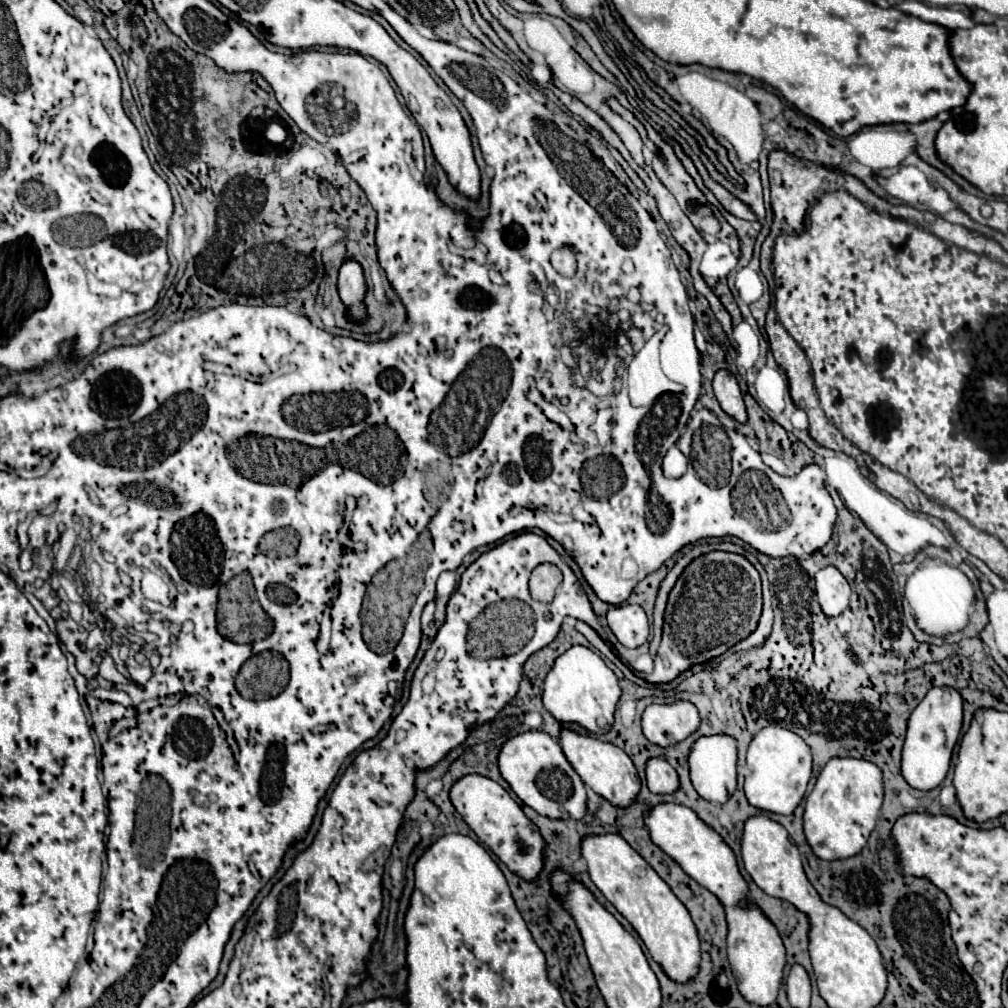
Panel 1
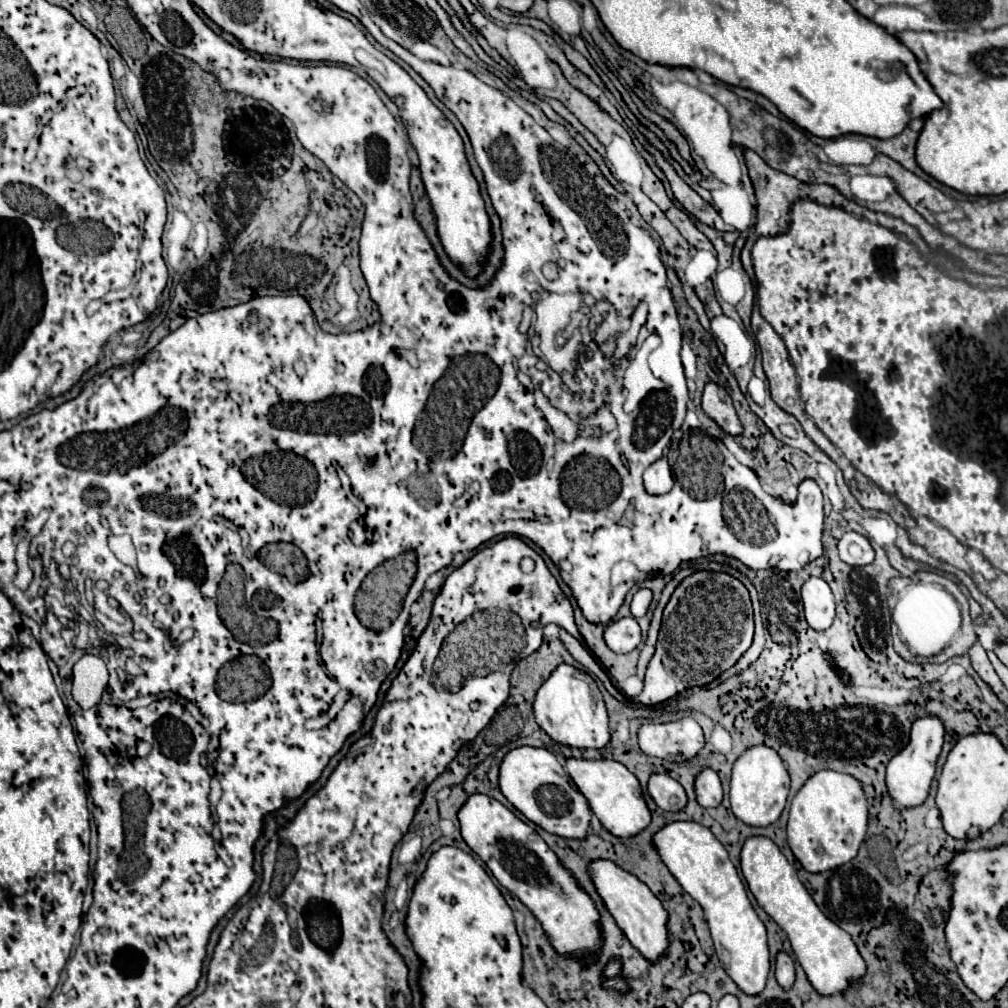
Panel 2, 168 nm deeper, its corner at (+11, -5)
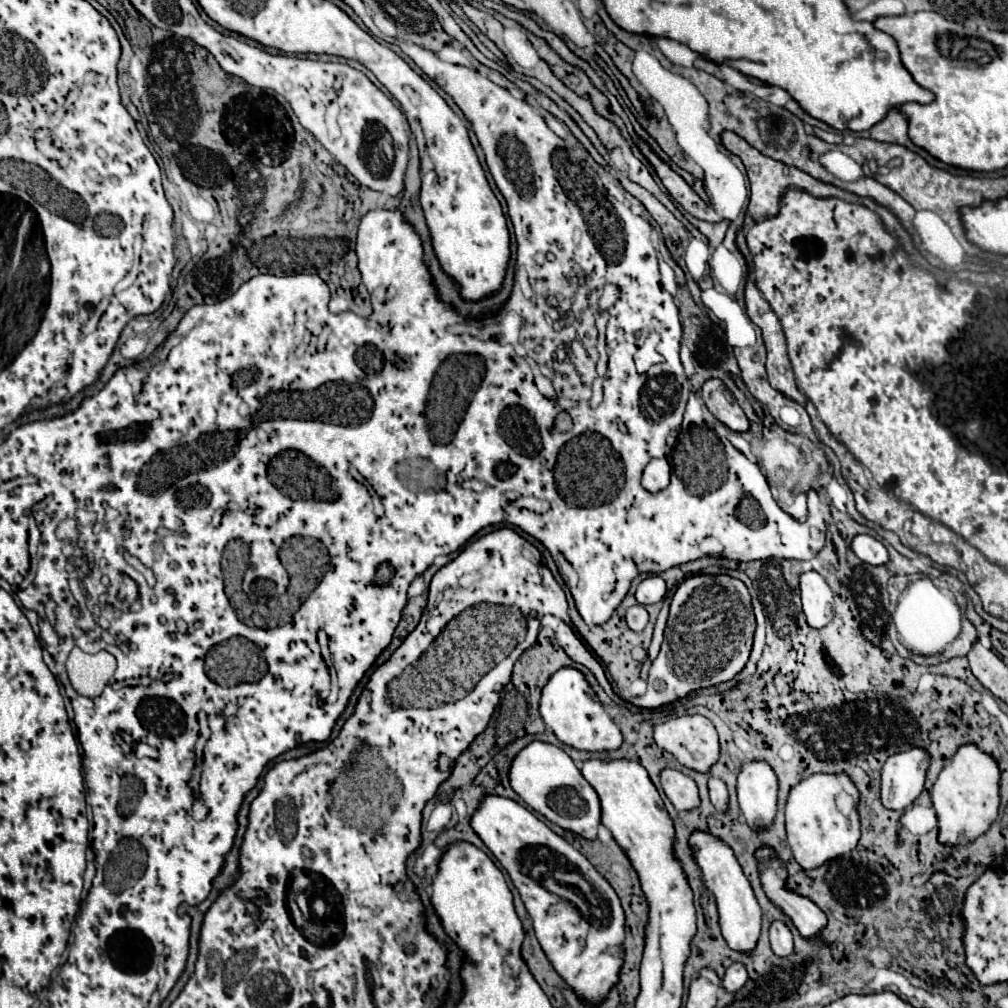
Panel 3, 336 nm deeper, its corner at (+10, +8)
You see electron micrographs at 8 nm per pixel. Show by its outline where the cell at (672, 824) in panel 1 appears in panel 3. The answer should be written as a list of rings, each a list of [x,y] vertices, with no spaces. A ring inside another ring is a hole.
[[[696,831],[692,833],[690,843],[696,849],[694,859],[702,869],[704,883],[716,895],[716,903],[720,911],[720,929],[726,943],[736,951],[750,951],[752,947],[756,947],[756,941],[760,937],[760,923],[762,923],[762,909],[754,897],[750,881],[744,877],[732,849],[722,839]]]

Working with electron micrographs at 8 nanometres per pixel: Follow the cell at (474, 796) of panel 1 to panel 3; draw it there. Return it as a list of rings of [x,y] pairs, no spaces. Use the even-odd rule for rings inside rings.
[[[498,795],[484,797],[476,813],[472,815],[472,827],[492,851],[492,855],[508,871],[532,919],[536,939],[556,973],[572,987],[580,1001],[586,1001],[592,1007],[602,1005],[610,989],[620,981],[618,975],[624,965],[624,911],[616,891],[580,851],[576,851],[570,843],[548,829],[538,817],[534,817],[526,807],[518,805],[512,799],[500,799]]]

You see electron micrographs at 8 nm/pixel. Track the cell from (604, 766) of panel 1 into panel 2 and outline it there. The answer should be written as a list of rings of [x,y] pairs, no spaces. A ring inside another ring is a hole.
[[[567,758],[565,770],[577,784],[579,792],[587,798],[591,810],[599,818],[599,822],[613,834],[613,836],[635,836],[639,834],[649,822],[651,814],[641,794],[639,780],[617,760],[585,760],[585,758]]]

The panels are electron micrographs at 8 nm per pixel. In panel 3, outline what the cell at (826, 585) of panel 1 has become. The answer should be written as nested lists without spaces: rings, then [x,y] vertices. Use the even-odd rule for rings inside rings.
[[[808,571],[800,577],[800,597],[806,623],[814,629],[822,629],[834,617],[834,597],[828,583],[816,573]]]

